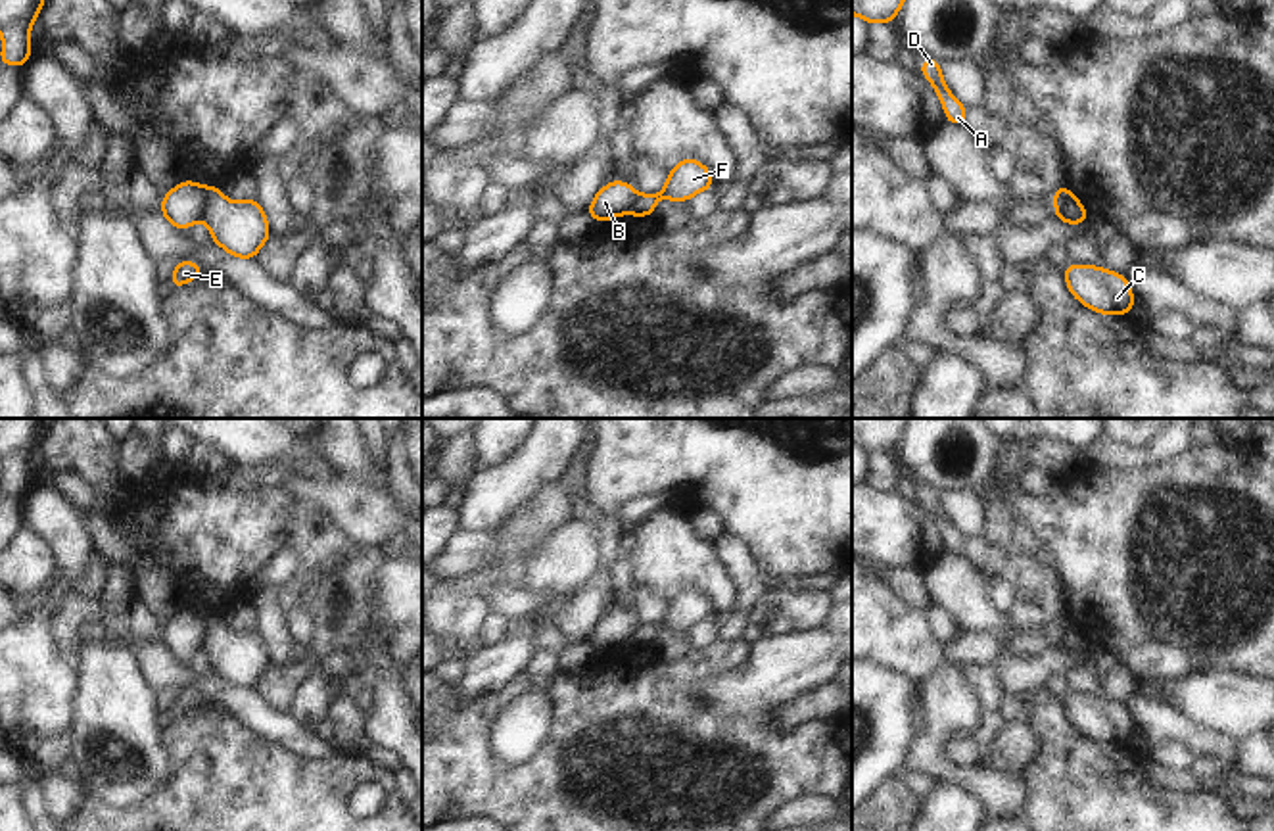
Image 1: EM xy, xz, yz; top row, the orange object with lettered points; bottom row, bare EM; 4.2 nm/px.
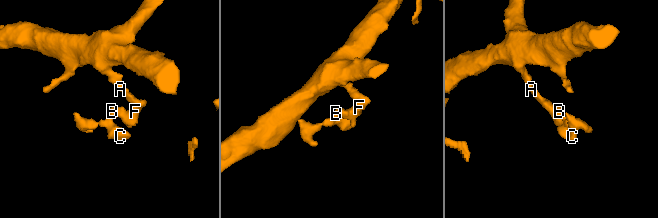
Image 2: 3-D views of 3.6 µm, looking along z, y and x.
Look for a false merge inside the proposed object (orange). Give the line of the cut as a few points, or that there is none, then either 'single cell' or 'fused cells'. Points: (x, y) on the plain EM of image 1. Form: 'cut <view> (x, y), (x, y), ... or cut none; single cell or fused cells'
cut xy (206, 617), (198, 647); fused cells

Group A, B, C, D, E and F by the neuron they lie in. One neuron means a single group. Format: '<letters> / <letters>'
A D F / B C E

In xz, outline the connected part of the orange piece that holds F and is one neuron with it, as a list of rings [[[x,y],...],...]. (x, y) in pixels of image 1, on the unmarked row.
[[[683,587],[672,601],[668,612],[658,624],[635,624],[629,633],[633,647],[650,647],[658,629],[689,631],[702,620],[712,620],[714,608],[710,599],[695,587]]]

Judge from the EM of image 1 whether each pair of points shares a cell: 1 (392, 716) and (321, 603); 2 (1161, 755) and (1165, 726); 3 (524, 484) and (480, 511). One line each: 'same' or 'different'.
1: same
2: different
3: same

